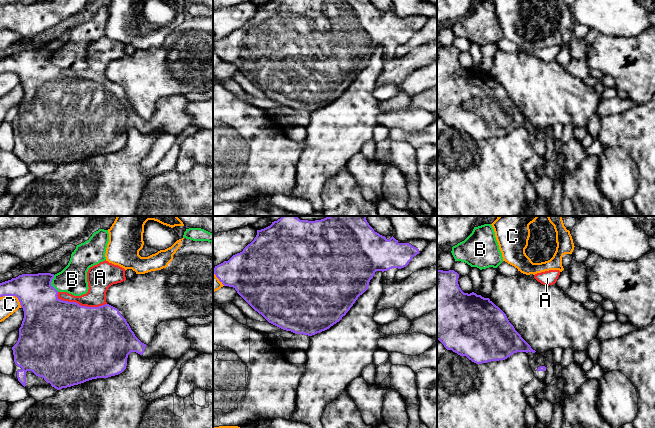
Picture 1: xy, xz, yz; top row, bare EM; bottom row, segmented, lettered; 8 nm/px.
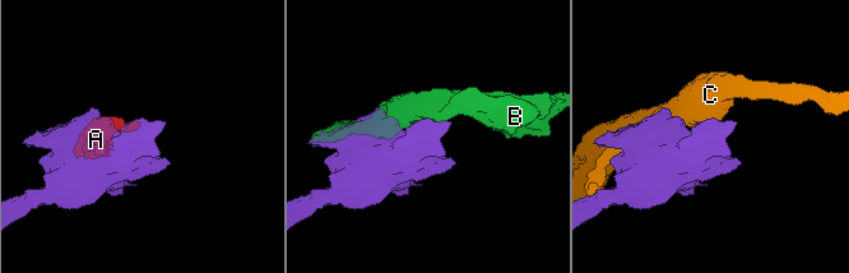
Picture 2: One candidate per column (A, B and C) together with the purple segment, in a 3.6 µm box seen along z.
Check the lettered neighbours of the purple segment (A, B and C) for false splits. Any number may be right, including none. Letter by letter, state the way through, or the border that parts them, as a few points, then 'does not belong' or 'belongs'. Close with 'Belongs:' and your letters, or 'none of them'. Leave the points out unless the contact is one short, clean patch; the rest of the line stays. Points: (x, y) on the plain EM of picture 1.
A: belongs
B: does not belong
C: does not belong
Belongs: A

